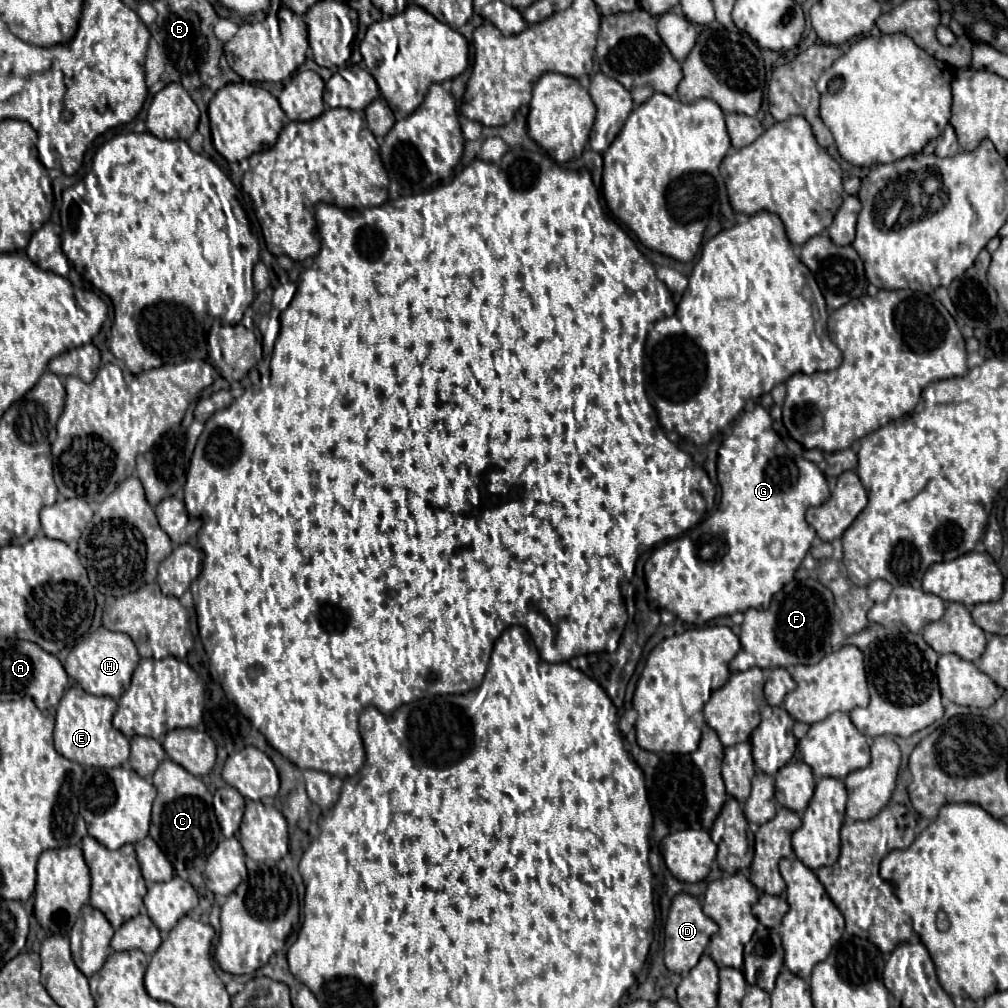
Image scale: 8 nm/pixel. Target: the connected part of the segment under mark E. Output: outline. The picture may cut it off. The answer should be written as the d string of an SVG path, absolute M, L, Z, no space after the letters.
M73 685L71 689L65 691L63 699L59 701L57 707L57 717L55 717L55 749L71 759L77 761L79 765L85 767L121 767L127 765L129 759L129 739L113 729L111 719L113 713L117 711L117 703L111 697L97 697L91 693L85 693L79 685Z

